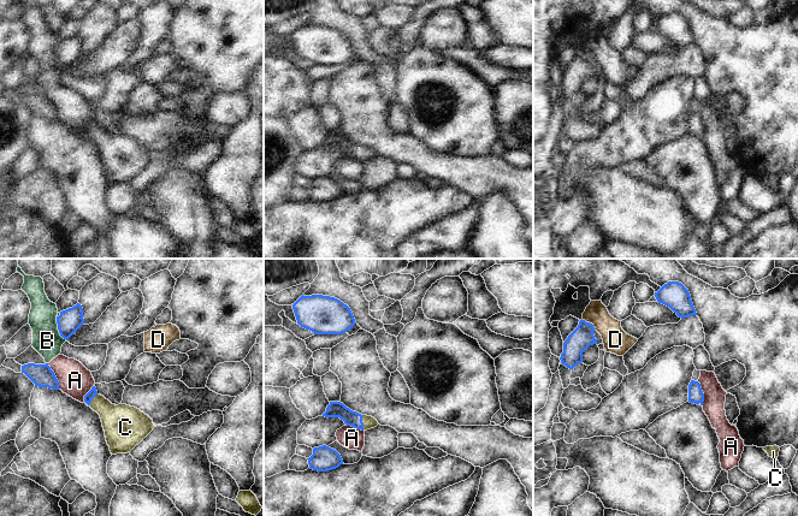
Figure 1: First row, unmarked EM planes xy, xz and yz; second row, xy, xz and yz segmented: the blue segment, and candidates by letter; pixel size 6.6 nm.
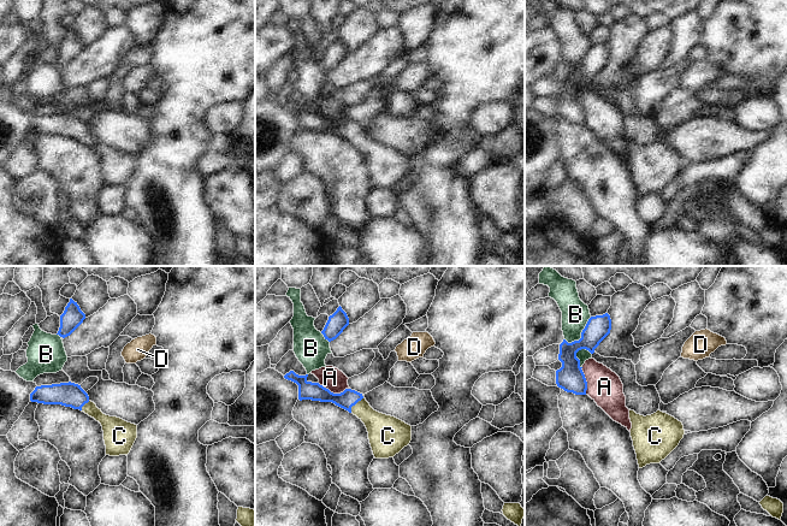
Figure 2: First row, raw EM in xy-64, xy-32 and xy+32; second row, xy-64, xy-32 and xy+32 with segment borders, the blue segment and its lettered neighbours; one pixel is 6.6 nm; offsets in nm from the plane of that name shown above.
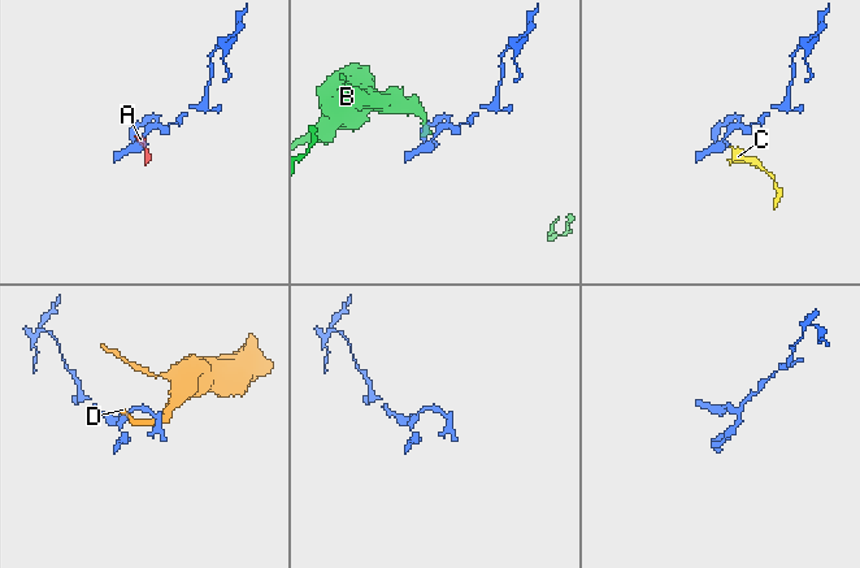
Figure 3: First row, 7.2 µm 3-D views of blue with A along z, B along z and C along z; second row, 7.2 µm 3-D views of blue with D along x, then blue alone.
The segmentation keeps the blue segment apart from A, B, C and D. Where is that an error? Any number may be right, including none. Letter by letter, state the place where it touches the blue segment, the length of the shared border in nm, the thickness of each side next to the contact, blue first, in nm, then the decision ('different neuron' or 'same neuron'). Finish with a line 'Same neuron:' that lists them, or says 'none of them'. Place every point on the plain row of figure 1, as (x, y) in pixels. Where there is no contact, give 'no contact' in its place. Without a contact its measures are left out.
A: meets blue in xy at (55, 107); contact 190 nm long; 150 nm thick on the blue side, 220 nm on the other; different neuron
B: meets blue in xy at (58, 59); contact 180 nm long; 160 nm thick on the blue side, 190 nm on the other; different neuron
C: meets blue in xz at (362, 153); contact 110 nm long; 110 nm thick on the blue side, 80 nm on the other; same neuron
D: meets blue in yz at (589, 53); contact 120 nm long; 150 nm thick on the blue side, 170 nm on the other; different neuron
Same neuron: C

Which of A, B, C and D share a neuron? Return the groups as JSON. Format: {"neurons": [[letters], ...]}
{"neurons": [["A", "B"], ["C"], ["D"]]}

